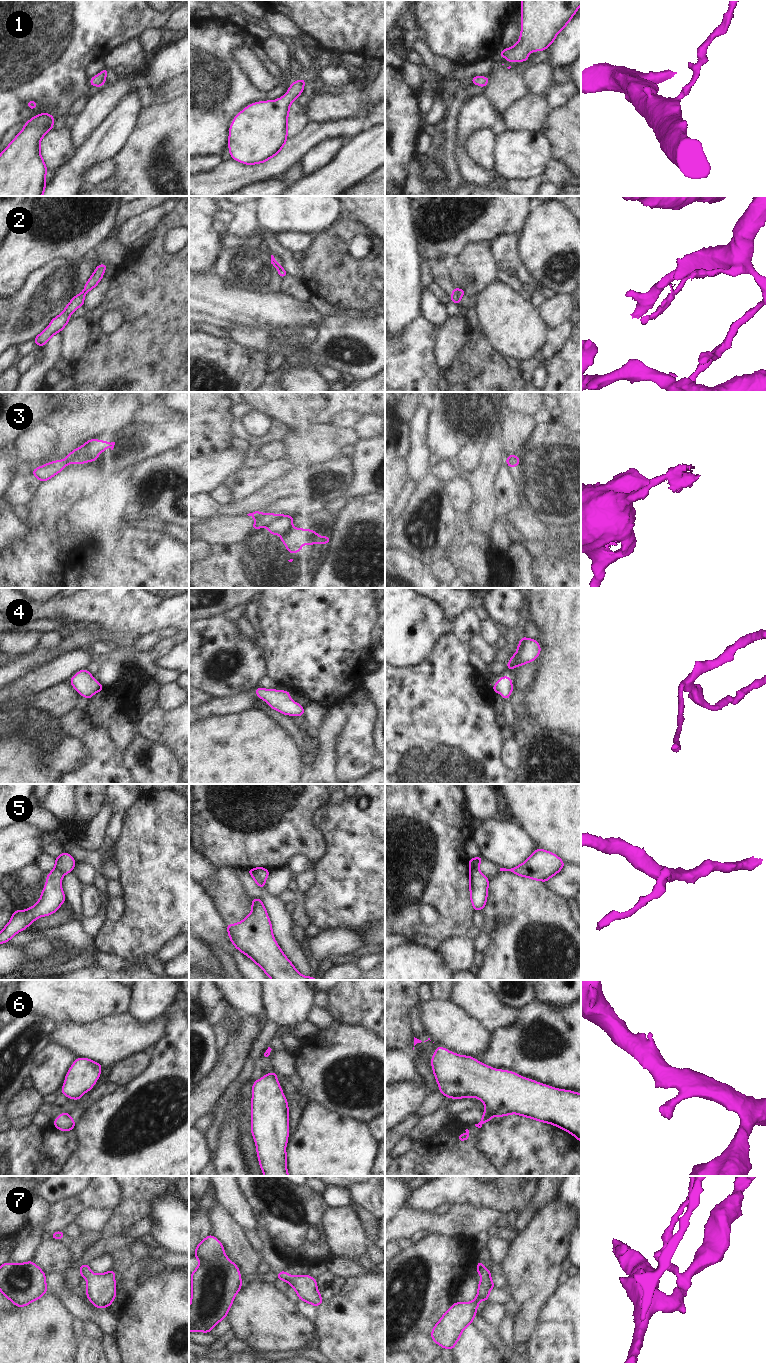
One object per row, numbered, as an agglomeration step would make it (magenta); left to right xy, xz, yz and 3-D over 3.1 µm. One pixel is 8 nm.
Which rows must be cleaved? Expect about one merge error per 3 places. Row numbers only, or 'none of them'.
2, 3, 5

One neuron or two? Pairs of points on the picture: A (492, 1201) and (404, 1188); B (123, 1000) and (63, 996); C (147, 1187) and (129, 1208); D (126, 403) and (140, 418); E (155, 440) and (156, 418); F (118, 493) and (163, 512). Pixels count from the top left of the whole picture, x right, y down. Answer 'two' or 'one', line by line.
A: two
B: one
C: one
D: two
E: two
F: two

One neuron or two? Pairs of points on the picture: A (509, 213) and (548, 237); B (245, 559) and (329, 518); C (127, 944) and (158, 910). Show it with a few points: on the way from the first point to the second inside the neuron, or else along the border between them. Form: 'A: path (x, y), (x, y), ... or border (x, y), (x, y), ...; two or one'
A: border (533, 207), (519, 235); two
B: path (266, 559), (278, 559), (308, 536); one
C: path (137, 937), (142, 935), (143, 928), (149, 920); one

